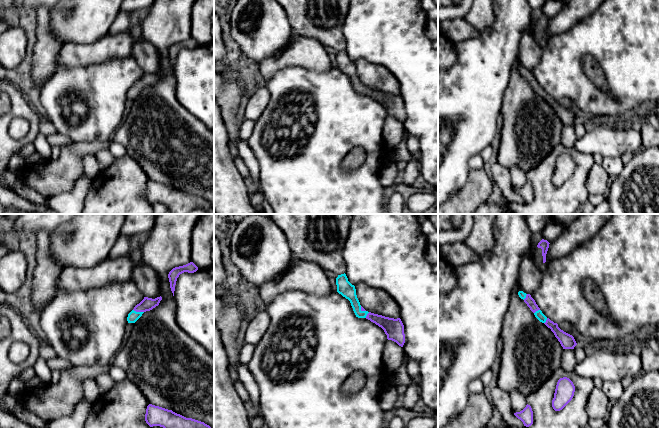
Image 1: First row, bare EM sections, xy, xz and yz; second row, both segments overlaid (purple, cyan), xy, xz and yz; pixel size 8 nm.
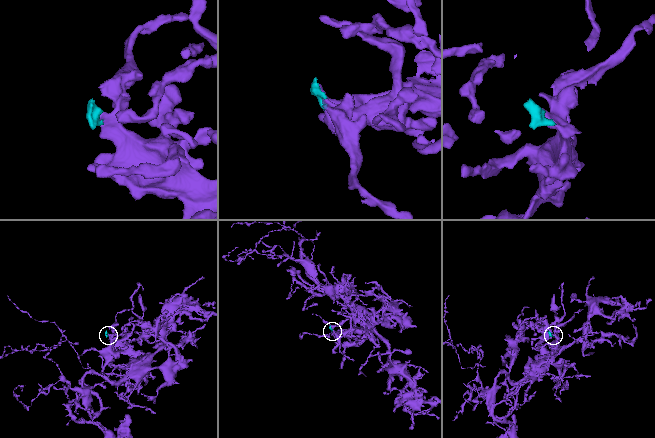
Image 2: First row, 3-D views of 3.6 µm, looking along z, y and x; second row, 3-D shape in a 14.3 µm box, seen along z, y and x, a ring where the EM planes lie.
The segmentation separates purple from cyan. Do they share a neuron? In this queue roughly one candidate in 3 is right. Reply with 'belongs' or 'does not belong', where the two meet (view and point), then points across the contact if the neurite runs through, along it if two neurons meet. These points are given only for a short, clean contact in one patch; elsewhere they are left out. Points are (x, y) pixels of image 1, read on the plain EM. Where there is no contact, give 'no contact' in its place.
belongs; meets purple in xy at (138, 87); runs through xy (147, 80), (138, 87), (133, 92)

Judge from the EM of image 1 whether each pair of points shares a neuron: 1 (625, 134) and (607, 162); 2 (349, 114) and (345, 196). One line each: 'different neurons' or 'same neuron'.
1: different neurons
2: same neuron

